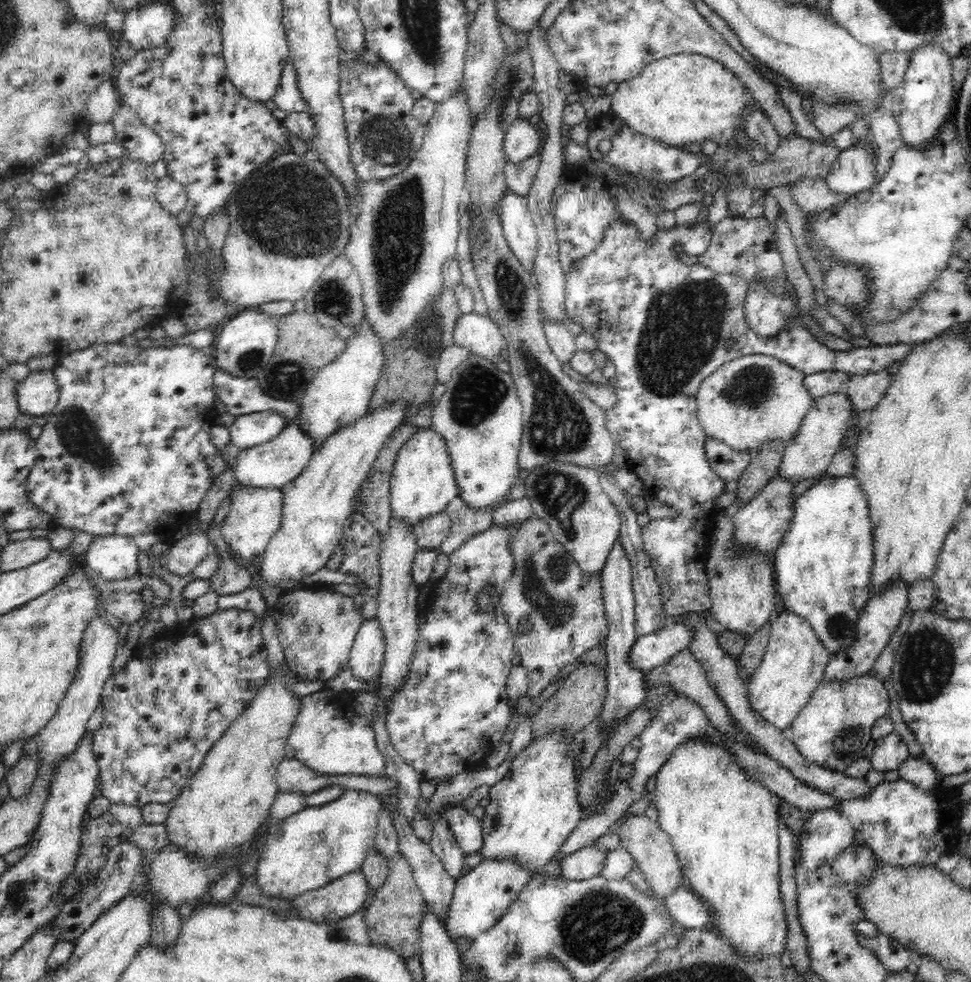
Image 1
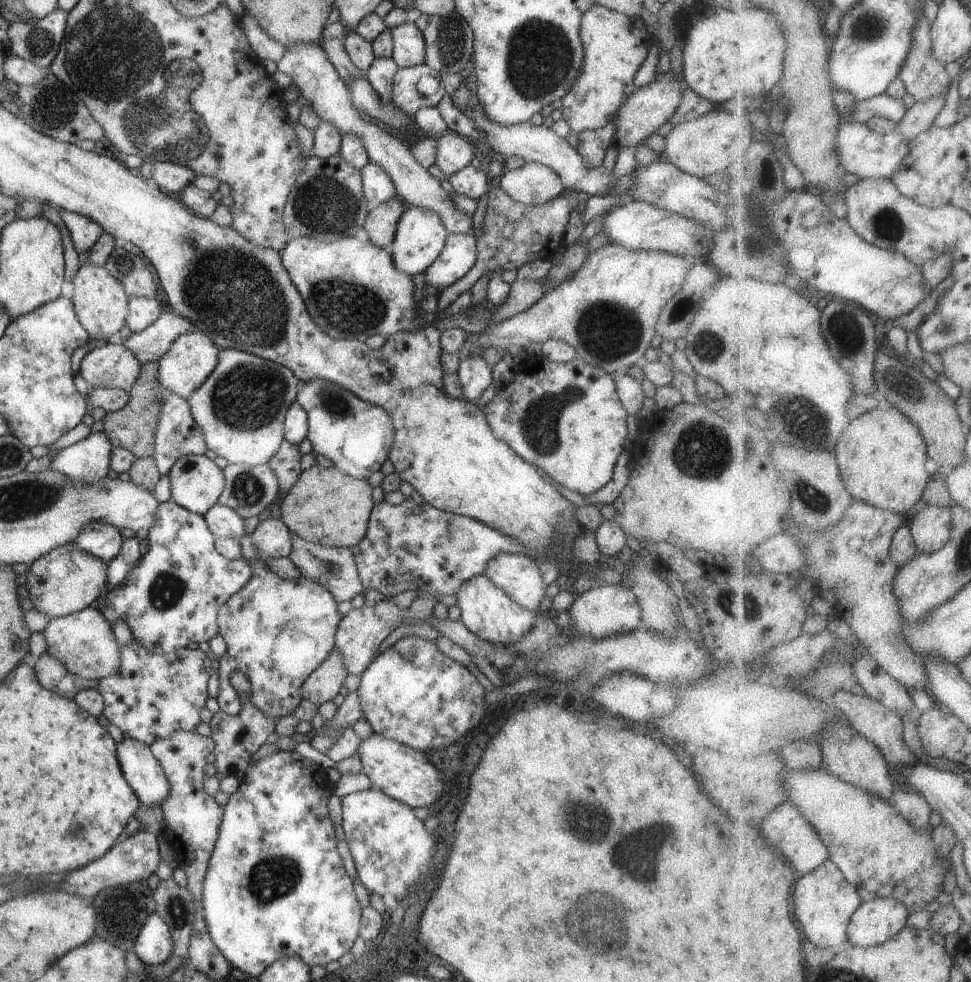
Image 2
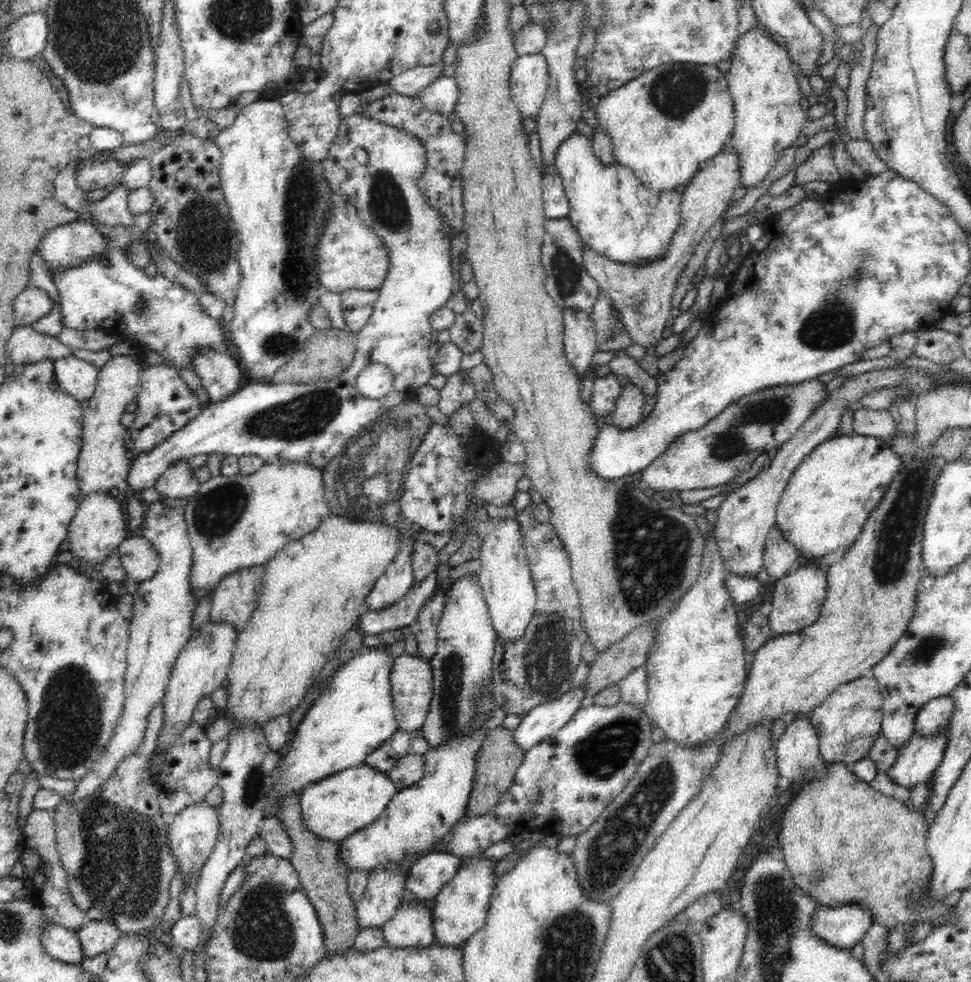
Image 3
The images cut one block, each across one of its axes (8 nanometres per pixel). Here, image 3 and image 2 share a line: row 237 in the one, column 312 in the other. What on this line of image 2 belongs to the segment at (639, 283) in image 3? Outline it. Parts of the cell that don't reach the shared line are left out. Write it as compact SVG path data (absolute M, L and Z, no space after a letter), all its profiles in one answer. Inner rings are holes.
M334 648L330 657L305 679L301 687L302 699L309 700L317 707L333 701L341 692L342 680L348 675L340 654Z

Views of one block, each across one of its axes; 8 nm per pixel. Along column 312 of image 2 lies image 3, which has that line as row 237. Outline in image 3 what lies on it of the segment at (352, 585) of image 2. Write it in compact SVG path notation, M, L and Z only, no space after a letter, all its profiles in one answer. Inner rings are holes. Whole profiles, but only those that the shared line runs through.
M570 217L546 219L544 227L541 264L547 273L544 283L548 295L562 312L566 308L572 308L591 314L599 294L599 284L589 276L584 267L583 257L587 246L571 224Z

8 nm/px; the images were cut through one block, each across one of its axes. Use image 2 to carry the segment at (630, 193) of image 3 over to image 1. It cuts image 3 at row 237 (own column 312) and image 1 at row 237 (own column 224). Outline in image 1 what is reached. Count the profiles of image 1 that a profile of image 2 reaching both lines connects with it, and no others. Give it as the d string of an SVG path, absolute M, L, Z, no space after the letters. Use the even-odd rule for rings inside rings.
M704 218L702 222L696 222L696 224L686 224L686 226L674 226L670 229L658 229L654 238L647 242L642 239L636 224L629 224L628 221L614 221L614 224L610 224L610 228L606 229L604 232L604 238L600 242L600 246L596 247L596 250L589 256L583 258L583 260L578 260L578 264L570 266L570 270L565 274L566 283L566 316L567 320L576 320L580 323L583 330L588 334L591 334L596 340L596 349L603 352L606 357L610 358L612 364L616 367L616 380L615 386L612 386L616 397L618 397L618 402L614 404L610 410L604 410L604 417L606 417L606 429L613 438L614 444L617 447L623 448L628 453L628 461L626 466L637 477L640 477L644 481L644 486L649 492L649 496L664 503L666 505L672 506L675 511L679 513L677 517L665 517L662 519L651 519L642 529L642 539L644 539L644 551L646 555L650 557L650 565L652 565L652 571L654 571L654 577L660 585L660 595L662 595L662 609L664 613L674 621L681 620L681 614L692 612L704 612L711 608L711 600L709 597L709 578L705 573L705 560L706 560L706 550L711 542L711 530L714 526L715 518L722 511L716 507L714 500L717 496L724 493L724 486L726 484L725 480L722 480L718 474L714 472L714 469L710 466L708 462L707 452L705 449L706 435L704 434L703 428L698 420L697 415L697 392L701 382L710 374L718 371L724 364L729 361L741 358L741 356L748 355L766 355L773 356L777 360L782 360L785 364L788 364L791 368L802 372L806 377L814 375L820 372L830 372L838 371L844 372L848 375L866 375L873 374L876 372L881 372L882 370L887 370L888 367L896 364L896 362L902 363L916 348L916 343L908 344L893 344L888 346L876 346L872 345L870 347L854 347L846 352L836 352L835 350L830 350L824 343L820 342L807 328L804 321L798 316L788 322L776 336L770 336L770 338L762 338L758 336L746 322L746 317L744 314L744 300L746 300L746 294L748 294L748 280L736 275L730 274L717 274L714 270L703 266L700 263L684 264L677 257L671 253L671 248L674 245L674 238L682 238L682 230L706 230L706 234L713 234L713 228L710 226L708 219Z

